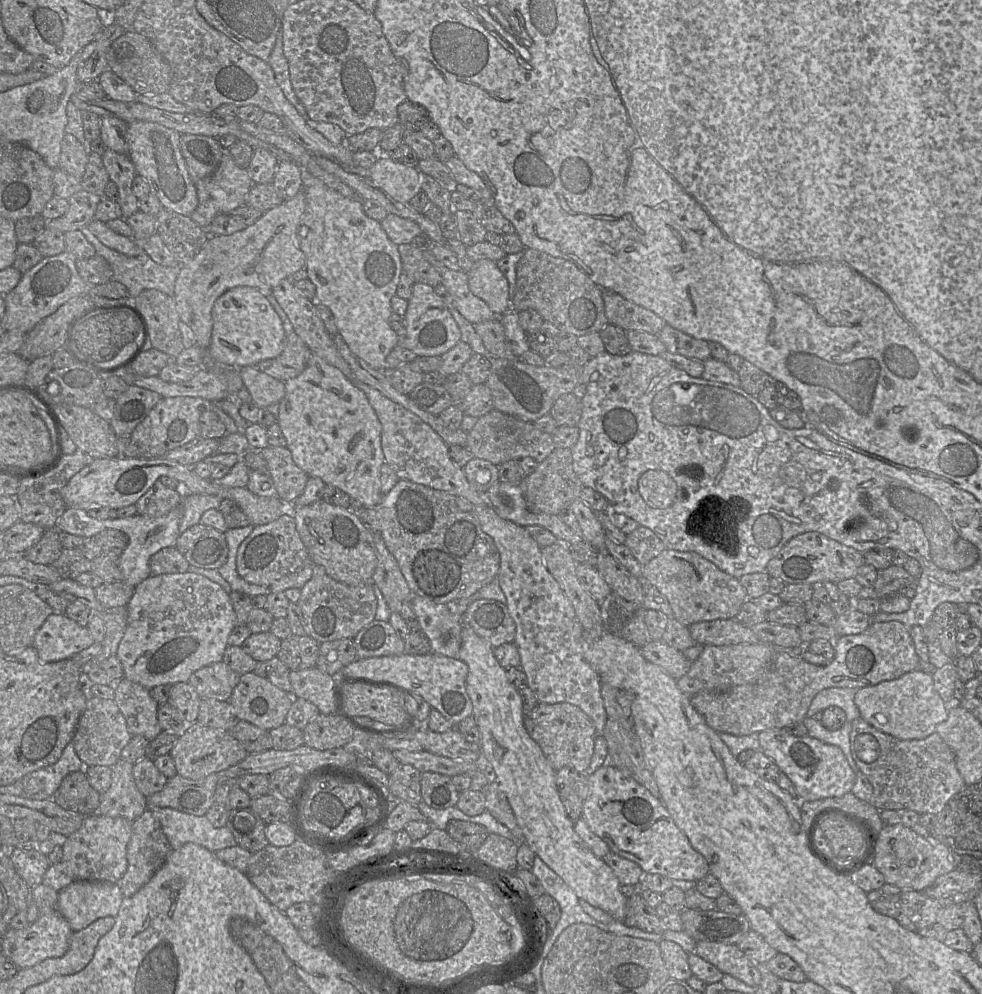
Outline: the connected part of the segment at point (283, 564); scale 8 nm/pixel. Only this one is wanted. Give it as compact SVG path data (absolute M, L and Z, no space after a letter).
M286 510L278 519L254 527L240 544L236 559L237 572L248 583L266 586L271 592L302 588L312 577L312 561L296 529L294 513Z

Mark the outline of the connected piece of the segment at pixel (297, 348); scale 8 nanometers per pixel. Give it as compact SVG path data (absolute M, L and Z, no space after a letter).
M293 332L286 337L285 348L279 356L262 360L255 366L265 374L286 382L303 372L311 354L304 341Z

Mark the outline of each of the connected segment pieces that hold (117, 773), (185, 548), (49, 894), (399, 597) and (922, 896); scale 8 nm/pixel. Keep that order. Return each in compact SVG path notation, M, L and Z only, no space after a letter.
M119 759L110 768L111 784L105 792L101 793L96 812L133 821L148 808L147 796L142 794L135 784L132 763Z
M196 524L185 530L175 547L191 566L219 569L228 557L225 533L204 524Z
M40 883L31 888L31 900L38 908L38 918L23 929L7 929L2 939L1 954L9 958L18 968L30 968L45 959L63 956L69 947L71 930L66 919L58 910L58 892Z
M374 533L374 544L376 548L376 569L372 582L382 592L391 612L400 612L403 603L411 600L412 591L397 560L378 533Z
M887 883L869 892L868 900L876 912L894 918L912 932L919 932L938 923L939 912L944 908L925 892L902 889Z

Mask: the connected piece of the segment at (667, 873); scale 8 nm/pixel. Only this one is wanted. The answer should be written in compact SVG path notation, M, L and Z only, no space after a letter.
M609 763L588 776L588 793L583 803L582 817L589 829L609 846L610 851L637 863L645 873L694 882L709 873L707 860L692 847L661 799Z

